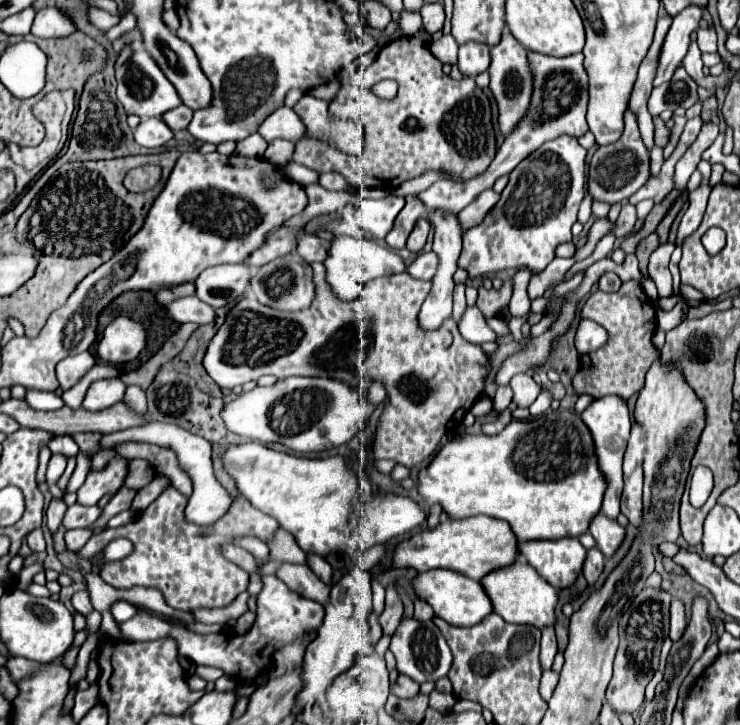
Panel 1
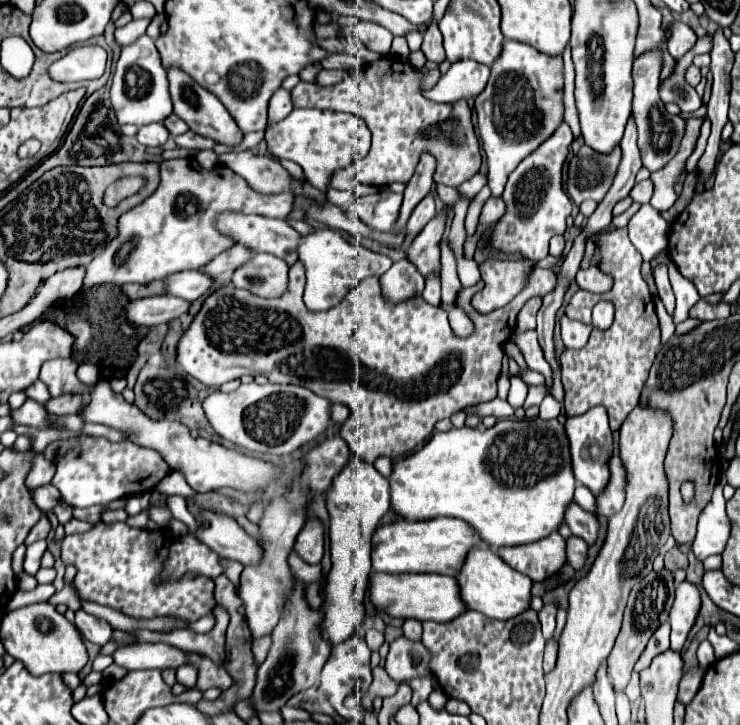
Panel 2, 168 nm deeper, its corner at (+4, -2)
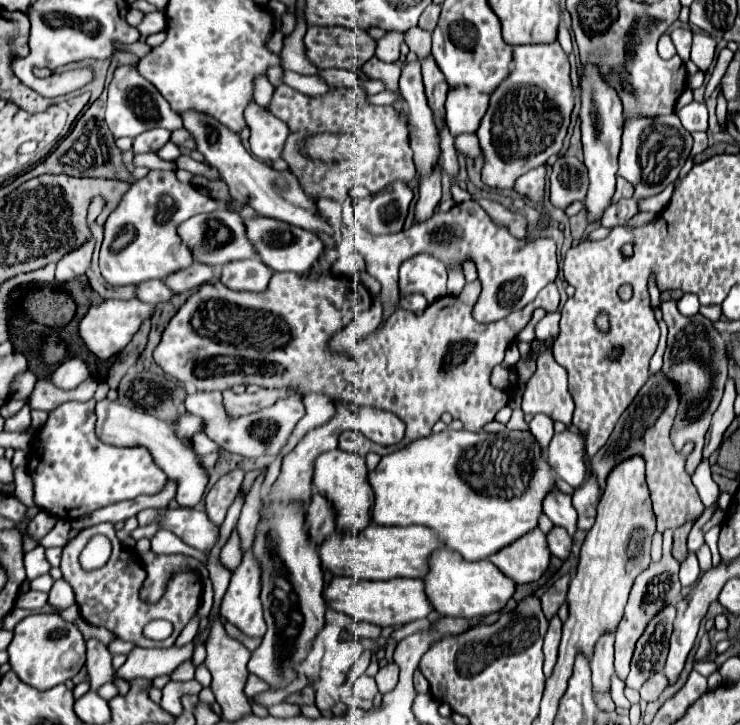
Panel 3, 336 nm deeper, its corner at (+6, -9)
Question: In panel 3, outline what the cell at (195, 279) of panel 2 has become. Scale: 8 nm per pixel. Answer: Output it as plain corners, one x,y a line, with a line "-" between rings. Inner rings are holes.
147,280
137,286
137,298
149,304
161,304
171,302
175,292
163,282
163,280

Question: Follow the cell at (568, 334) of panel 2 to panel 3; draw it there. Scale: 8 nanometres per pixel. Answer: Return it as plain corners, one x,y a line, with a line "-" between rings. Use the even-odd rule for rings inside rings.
553,312
553,314
547,314
537,326
535,326
535,336
539,340
547,340
547,338
557,338
559,336
559,320
561,320
561,314
559,312

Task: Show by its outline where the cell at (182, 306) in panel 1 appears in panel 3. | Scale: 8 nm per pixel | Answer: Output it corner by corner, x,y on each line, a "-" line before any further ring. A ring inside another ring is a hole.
133,298
133,300
105,300
103,304
89,308
89,312
83,316
83,320
79,322
79,336
83,338
83,342
95,356
99,356
101,360
107,360
109,356
123,350
131,342
135,332
141,328
141,324
145,320
151,320
153,314
155,314
155,306
141,302
137,298

